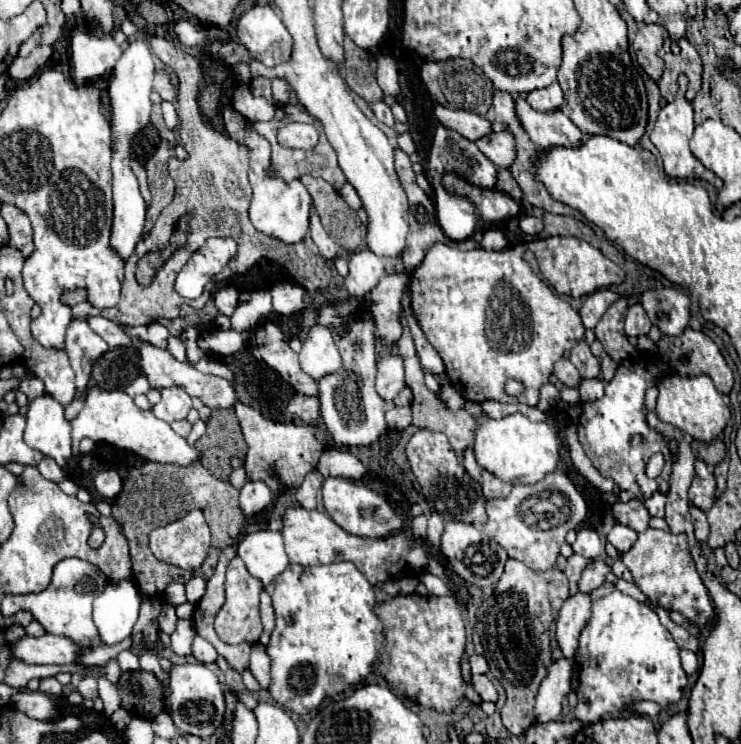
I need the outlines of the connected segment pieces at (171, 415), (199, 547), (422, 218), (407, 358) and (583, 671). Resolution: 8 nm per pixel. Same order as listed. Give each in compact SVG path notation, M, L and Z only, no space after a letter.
M168 387L160 389L162 401L152 407L152 413L158 419L164 421L176 421L176 419L186 419L190 407L192 407L192 397L182 389L182 387Z
M190 511L186 517L154 529L150 548L155 551L156 559L164 563L184 569L200 569L210 549L210 529L202 511Z
M398 147L394 149L394 163L396 163L398 179L400 179L406 195L408 195L408 201L410 201L410 233L408 233L408 239L406 239L406 251L404 251L404 255L402 255L402 261L404 261L406 271L412 273L412 271L422 263L428 247L434 245L434 243L438 243L438 241L440 241L440 243L446 243L446 245L450 245L450 247L456 247L456 249L474 249L474 247L478 247L476 241L472 241L472 239L452 241L452 239L448 239L448 237L444 235L444 231L442 231L442 227L438 225L438 219L436 219L436 207L434 207L434 203L428 199L428 195L426 195L426 193L418 187L418 183L416 183L410 157L408 157L402 149L398 149Z
M404 315L400 317L400 321L402 321L402 327L404 327L404 335L402 335L402 339L398 341L398 349L400 349L402 357L404 357L406 385L408 385L408 387L412 389L412 393L414 393L414 399L412 399L412 415L414 415L414 421L412 421L412 423L414 423L416 427L420 427L420 429L430 429L430 431L440 431L440 433L444 433L444 435L448 437L448 441L450 441L452 449L456 451L456 455L462 457L464 451L474 445L474 431L476 431L476 427L478 427L478 419L476 419L466 407L462 407L462 409L458 409L458 411L448 409L448 405L446 405L440 397L436 397L432 391L426 389L426 385L424 385L424 373L422 373L422 367L420 367L420 363L418 363L416 349L414 349L414 341L412 341L412 337L410 337L408 323L406 323Z
M612 591L610 595L604 595L592 603L592 615L586 627L580 635L580 647L574 657L574 673L572 673L572 689L578 695L578 705L574 707L574 715L584 725L596 723L606 715L620 715L624 703L630 701L654 701L662 707L676 703L688 683L688 677L680 665L680 649L676 641L670 637L668 629L660 623L658 615L644 603L638 603L636 599Z

